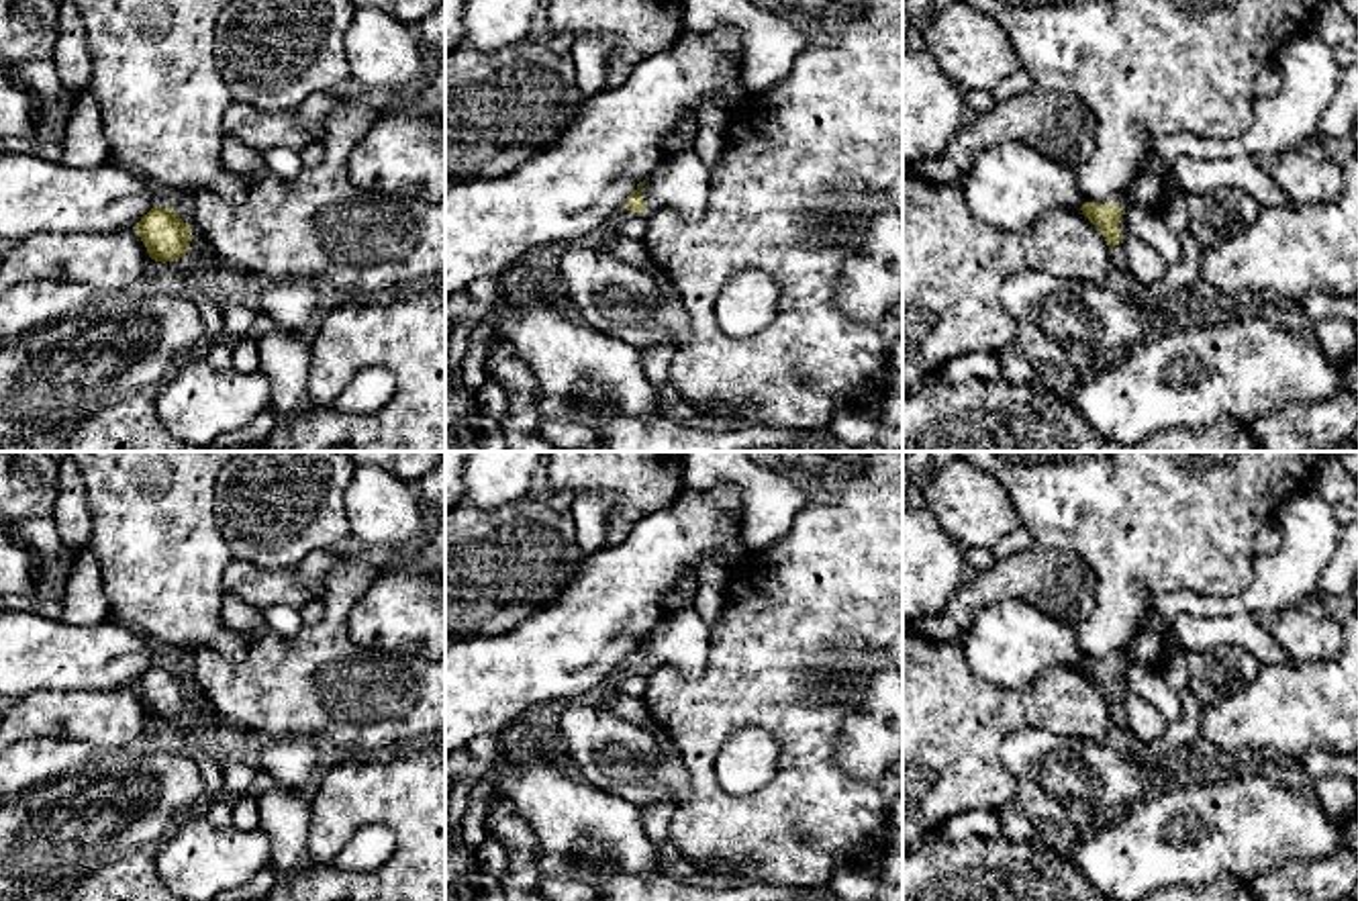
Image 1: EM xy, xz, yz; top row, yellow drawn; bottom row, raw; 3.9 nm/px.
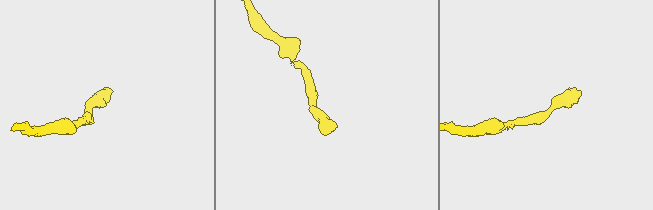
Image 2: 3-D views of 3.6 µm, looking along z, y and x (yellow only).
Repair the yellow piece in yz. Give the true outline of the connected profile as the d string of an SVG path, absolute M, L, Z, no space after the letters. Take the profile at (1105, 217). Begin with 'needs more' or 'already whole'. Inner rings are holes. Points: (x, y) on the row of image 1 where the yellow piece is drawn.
already whole | M1084 202L1080 210L1103 233L1109 249L1123 239L1119 231L1119 223L1123 221L1119 202Z

